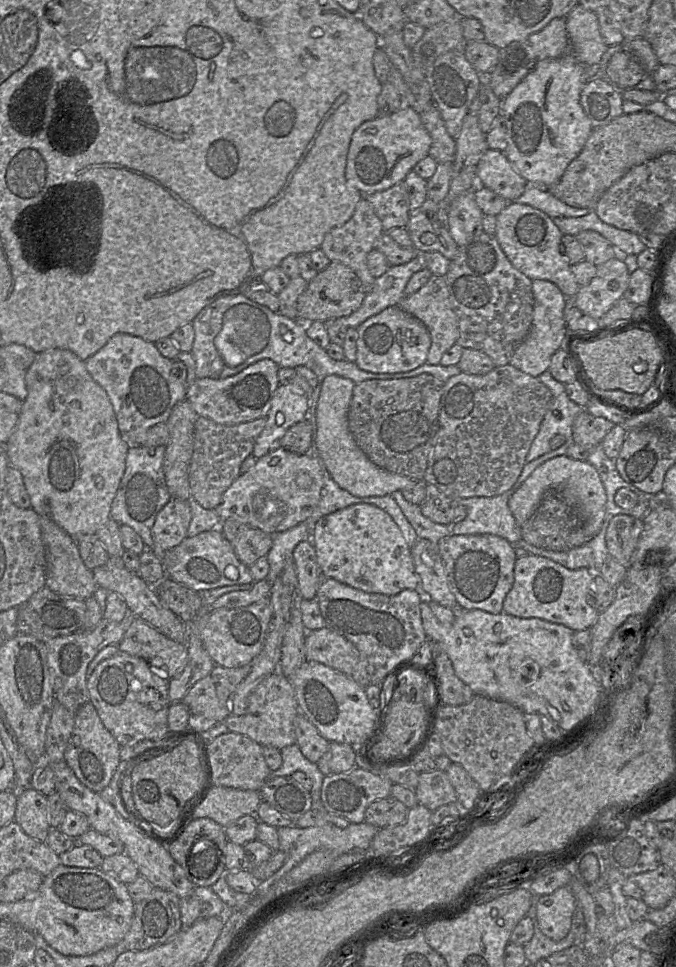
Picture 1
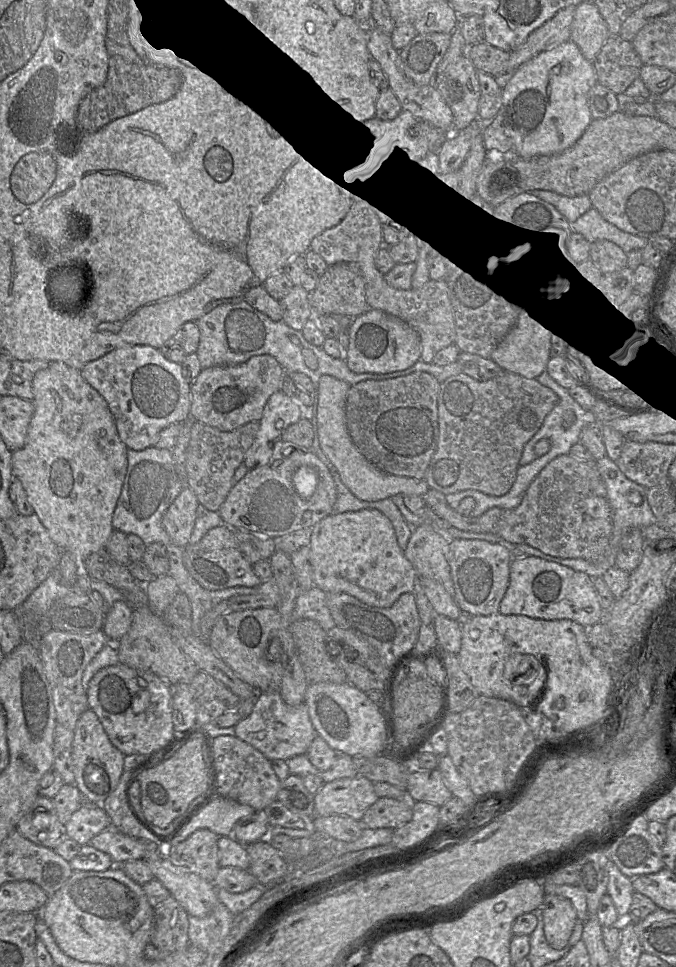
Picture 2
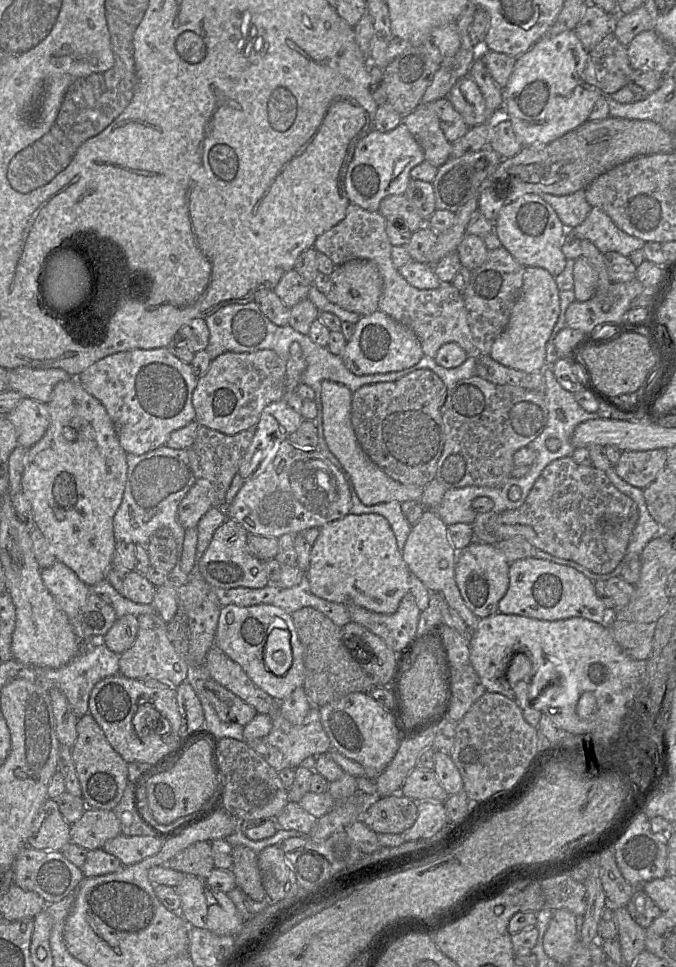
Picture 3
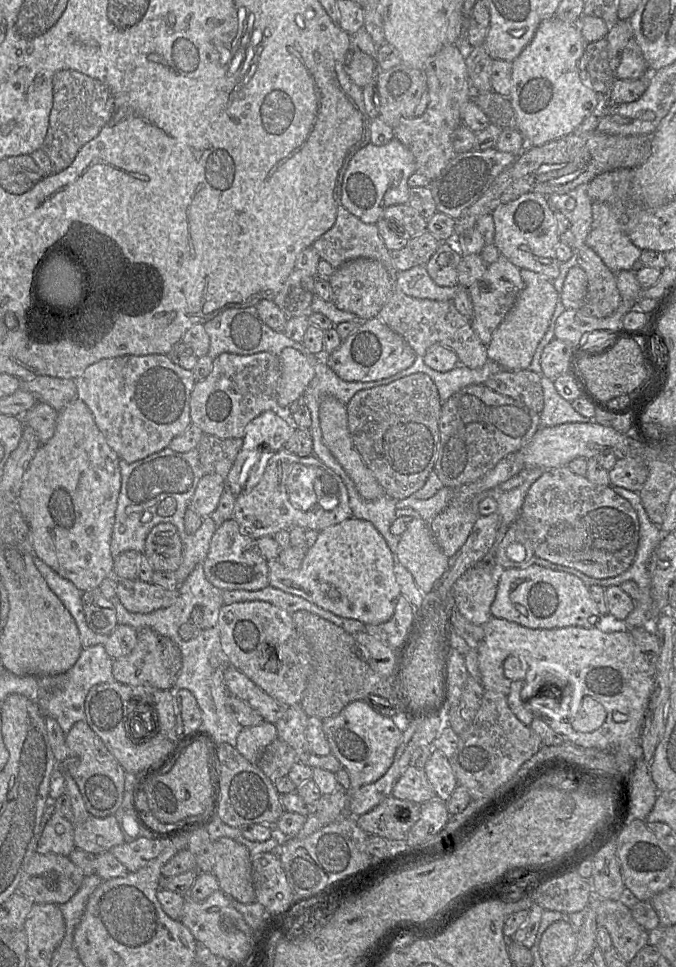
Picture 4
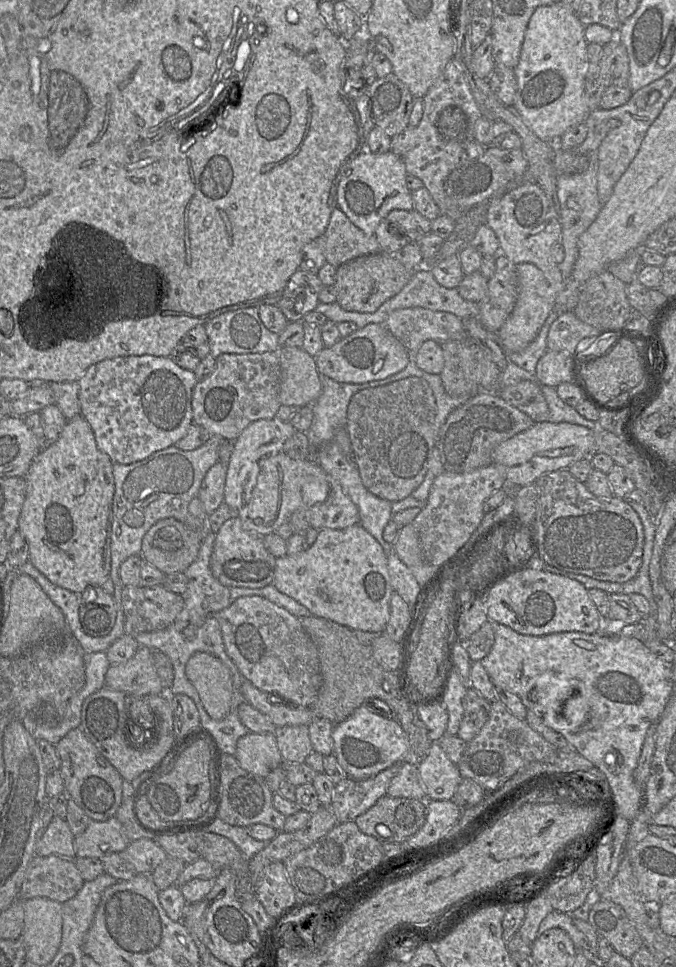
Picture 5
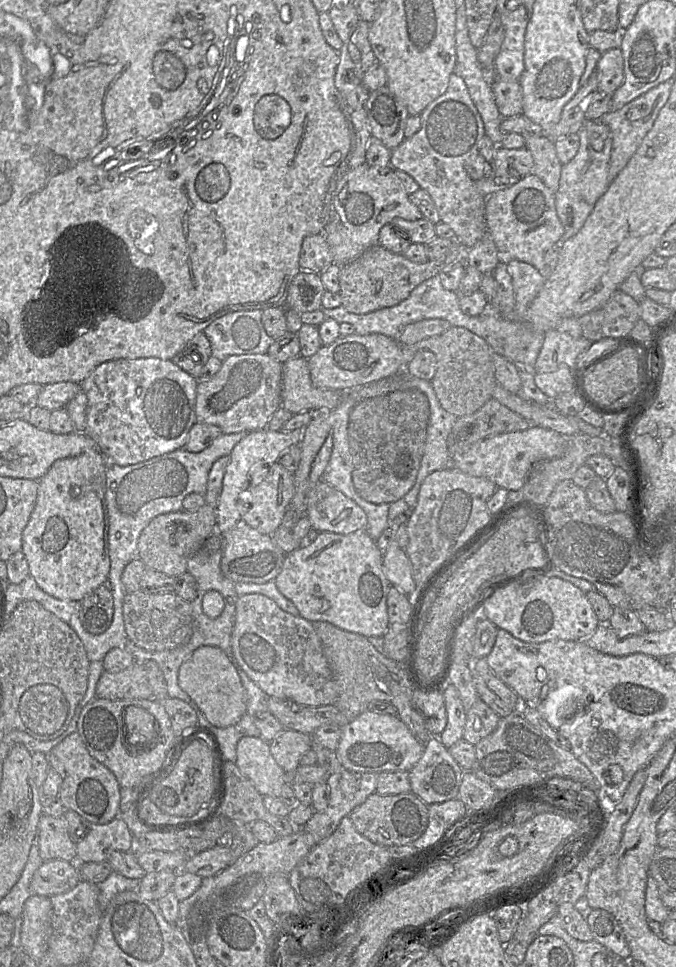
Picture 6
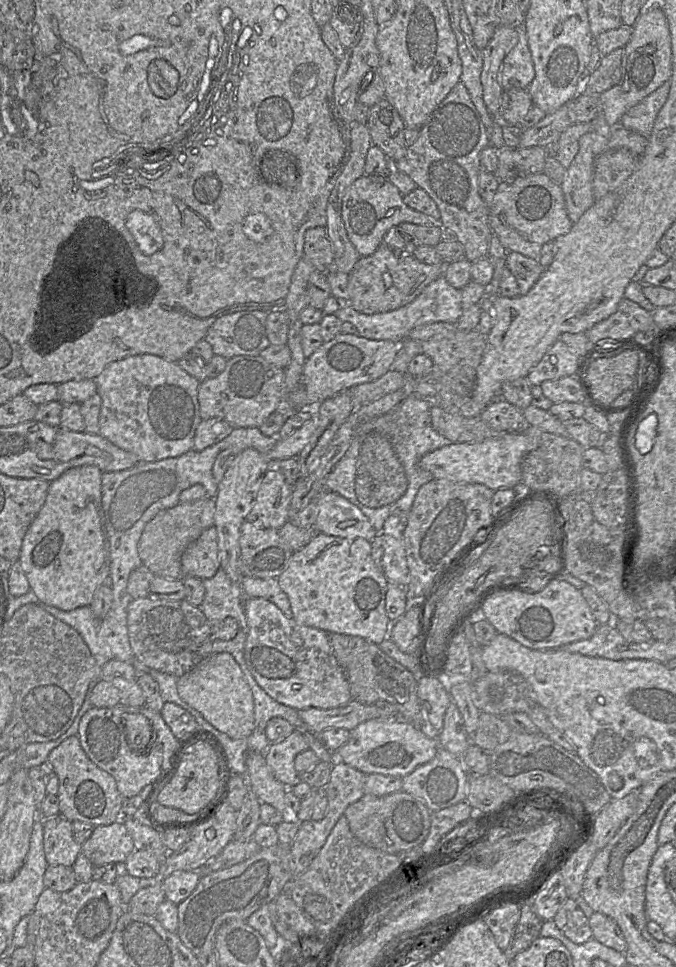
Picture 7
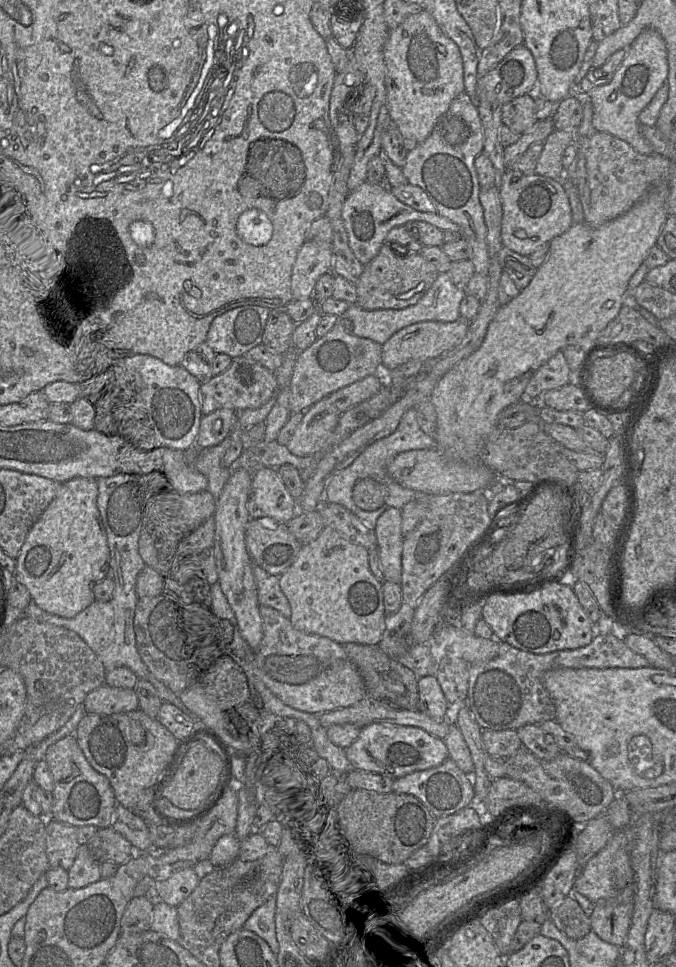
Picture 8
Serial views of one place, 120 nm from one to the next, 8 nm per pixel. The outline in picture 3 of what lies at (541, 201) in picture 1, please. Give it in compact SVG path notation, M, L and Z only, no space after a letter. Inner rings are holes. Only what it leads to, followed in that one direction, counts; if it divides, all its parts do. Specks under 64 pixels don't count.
M585 189L563 196L546 193L540 194L540 196L555 210L567 229L580 225L592 209L586 200Z

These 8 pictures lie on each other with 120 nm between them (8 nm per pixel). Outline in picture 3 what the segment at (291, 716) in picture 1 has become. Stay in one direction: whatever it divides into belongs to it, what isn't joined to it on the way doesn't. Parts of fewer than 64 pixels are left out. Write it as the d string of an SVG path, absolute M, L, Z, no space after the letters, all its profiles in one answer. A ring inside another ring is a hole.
M312 706L300 725L291 724L280 712L269 716L272 718L269 734L246 743L277 772L285 768L297 768L305 758L326 754L331 750L330 740L321 724L319 708Z

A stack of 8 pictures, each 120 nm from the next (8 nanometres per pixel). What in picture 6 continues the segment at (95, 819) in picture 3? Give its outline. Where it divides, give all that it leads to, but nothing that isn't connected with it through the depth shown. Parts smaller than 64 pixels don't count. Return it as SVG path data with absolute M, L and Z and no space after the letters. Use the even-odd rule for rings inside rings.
M121 817L107 824L92 824L86 836L76 844L78 862L108 861L115 851L135 851L135 838Z

